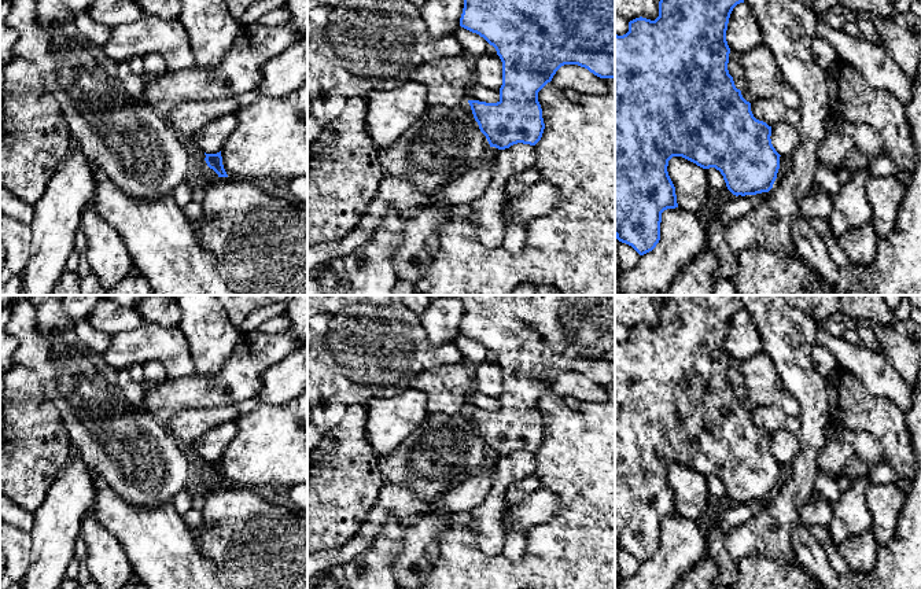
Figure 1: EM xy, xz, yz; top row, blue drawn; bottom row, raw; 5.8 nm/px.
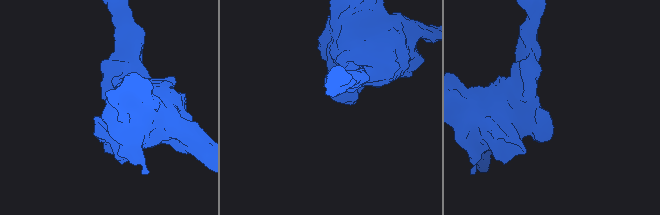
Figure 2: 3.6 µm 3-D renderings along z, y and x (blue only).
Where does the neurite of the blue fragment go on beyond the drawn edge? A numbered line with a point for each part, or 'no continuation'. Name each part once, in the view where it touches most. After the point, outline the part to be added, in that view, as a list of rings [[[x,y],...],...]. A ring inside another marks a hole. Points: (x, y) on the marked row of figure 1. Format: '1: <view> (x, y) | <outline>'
no continuation

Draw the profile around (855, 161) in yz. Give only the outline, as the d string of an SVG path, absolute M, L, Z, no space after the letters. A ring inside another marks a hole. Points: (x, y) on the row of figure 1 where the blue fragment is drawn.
M854 148L844 159L843 166L858 172L861 169L867 169L869 163L870 158L866 154L861 152L858 148Z

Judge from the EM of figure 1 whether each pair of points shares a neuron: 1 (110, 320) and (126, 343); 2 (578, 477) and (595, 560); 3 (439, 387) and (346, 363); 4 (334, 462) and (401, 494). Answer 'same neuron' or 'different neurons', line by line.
1: different neurons
2: same neuron
3: different neurons
4: different neurons

